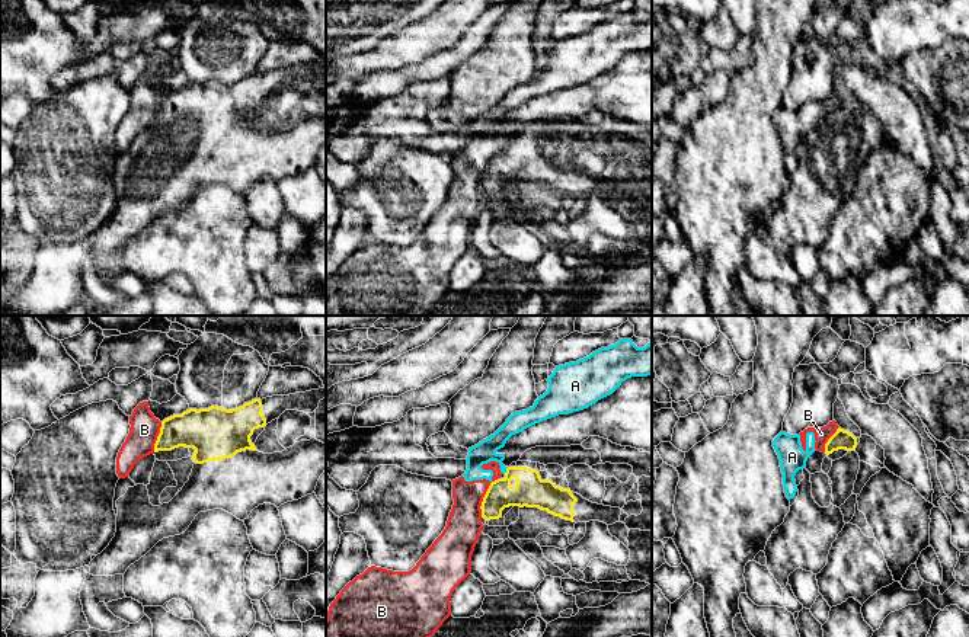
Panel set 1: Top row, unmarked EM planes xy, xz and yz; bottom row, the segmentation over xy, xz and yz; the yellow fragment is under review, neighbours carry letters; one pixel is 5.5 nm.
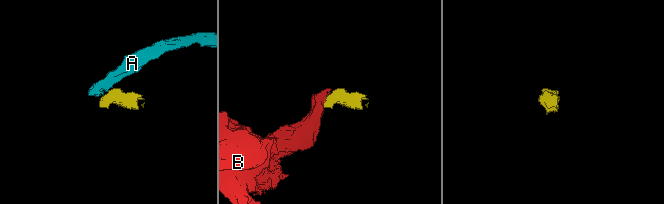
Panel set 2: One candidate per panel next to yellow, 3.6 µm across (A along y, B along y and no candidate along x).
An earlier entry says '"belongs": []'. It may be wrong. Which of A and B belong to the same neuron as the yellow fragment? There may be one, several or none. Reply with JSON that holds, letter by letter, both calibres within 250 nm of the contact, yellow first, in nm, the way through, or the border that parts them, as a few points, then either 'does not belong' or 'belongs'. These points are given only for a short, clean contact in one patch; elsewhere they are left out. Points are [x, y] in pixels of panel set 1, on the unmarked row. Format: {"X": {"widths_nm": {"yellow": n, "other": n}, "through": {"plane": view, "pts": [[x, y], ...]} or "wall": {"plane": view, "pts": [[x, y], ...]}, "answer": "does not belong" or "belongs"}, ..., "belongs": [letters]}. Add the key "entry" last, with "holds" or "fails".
{"A": {"widths_nm": {"yellow": 180, "other": 120}, "wall": {"plane": "xz", "pts": [[508, 141], [504, 147]]}, "answer": "does not belong"}, "B": {"widths_nm": {"yellow": 170, "other": 190}, "wall": {"plane": "xz", "pts": [[499, 151], [491, 157], [483, 172], [480, 191]]}, "answer": "does not belong"}, "belongs": [], "entry": "holds"}

